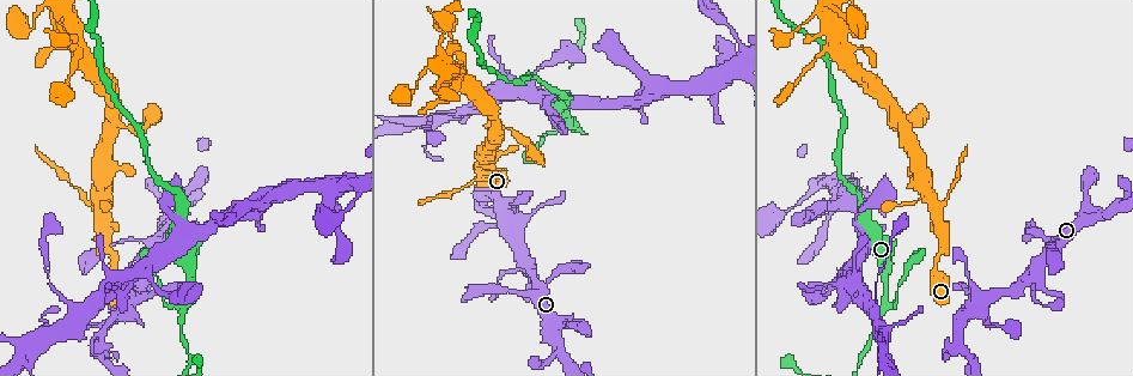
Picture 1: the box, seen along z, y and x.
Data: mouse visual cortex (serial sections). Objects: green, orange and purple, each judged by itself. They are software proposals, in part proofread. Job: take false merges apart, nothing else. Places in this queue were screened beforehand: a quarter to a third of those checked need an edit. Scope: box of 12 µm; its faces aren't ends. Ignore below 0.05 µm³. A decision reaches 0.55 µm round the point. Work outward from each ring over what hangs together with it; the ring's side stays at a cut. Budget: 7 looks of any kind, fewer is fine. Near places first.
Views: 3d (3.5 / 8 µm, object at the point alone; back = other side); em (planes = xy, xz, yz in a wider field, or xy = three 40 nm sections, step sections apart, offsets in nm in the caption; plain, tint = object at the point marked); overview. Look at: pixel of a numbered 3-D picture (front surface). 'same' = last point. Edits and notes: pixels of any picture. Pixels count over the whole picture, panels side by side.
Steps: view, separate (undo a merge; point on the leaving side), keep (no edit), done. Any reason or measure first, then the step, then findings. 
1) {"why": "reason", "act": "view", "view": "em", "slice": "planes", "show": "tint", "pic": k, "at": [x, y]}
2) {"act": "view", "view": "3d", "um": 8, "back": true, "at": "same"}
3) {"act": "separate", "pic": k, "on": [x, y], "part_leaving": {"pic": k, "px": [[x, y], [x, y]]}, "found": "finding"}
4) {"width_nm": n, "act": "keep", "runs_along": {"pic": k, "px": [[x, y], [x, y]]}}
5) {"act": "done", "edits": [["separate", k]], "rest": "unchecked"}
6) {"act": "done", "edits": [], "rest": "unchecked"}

{"why": "side arm on a straight run", "act": "view", "view": "3d", "um": 3.5, "pic": 1, "at": [186, 306]}

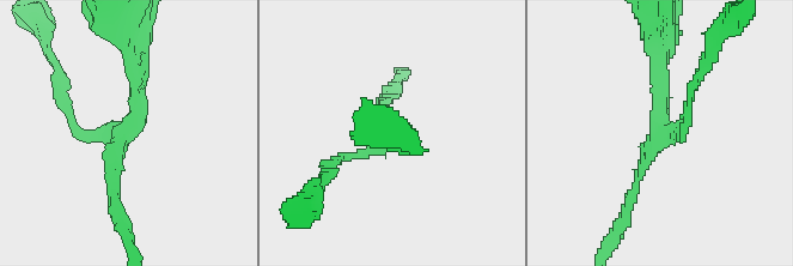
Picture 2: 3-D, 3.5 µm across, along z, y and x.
{"arms": 3, "arm_widths_nm": [100, 150, 200], "why": "shape alone is not enough", "act": "view", "view": "em", "slice": "planes", "show": "tint", "pic": 2, "at": [124, 130]}

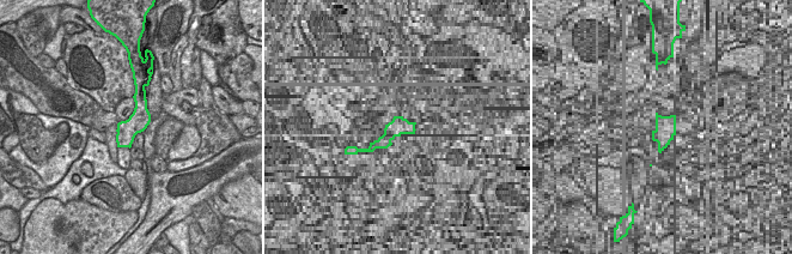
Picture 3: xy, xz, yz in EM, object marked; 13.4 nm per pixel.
{"act": "keep", "runs_along": {"pic": 2, "px": [[395, 132], [372, 151], [333, 159]]}, "found": "all the same cell"}

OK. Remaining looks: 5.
{"why": "three-way junction", "act": "view", "view": "3d", "um": 3.5, "pic": 1, "at": [937, 210]}

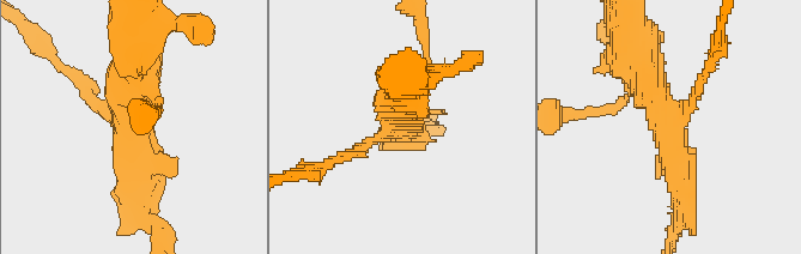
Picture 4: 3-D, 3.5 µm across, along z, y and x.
{"act": "view", "view": "em", "slice": "xy", "step": 5, "show": "tint", "pic": 4, "at": [128, 126]}

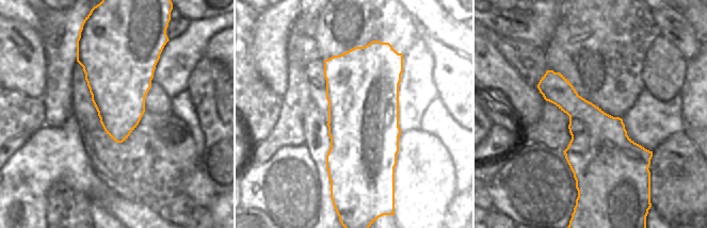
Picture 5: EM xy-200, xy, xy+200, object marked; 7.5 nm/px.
{"act": "separate", "pic": 4, "on": [347, 155], "part_leaving": {"pic": 4, "px": [[370, 141], [322, 169], [299, 171]]}, "found": "two cells meet here"}

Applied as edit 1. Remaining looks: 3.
{"why": "see it whole again", "act": "view", "view": "overview"}

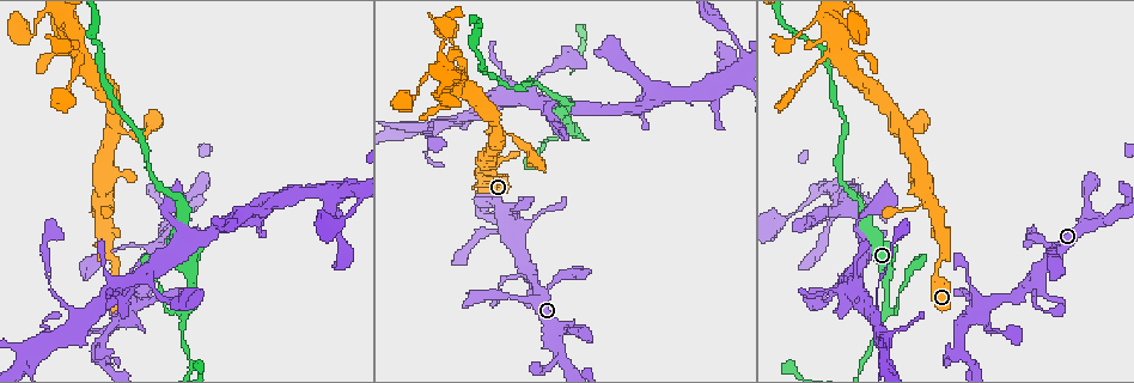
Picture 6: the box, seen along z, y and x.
{"why": "looks like a crossing", "act": "view", "view": "3d", "um": 3.5, "pic": 6, "at": [983, 306]}

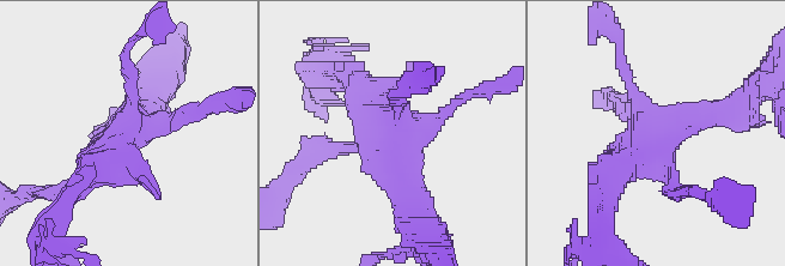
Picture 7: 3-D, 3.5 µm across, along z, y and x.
{"why": "shape alone is not enough", "act": "view", "view": "em", "slice": "xy", "step": 3, "show": "tint", "pic": 7, "at": [398, 133]}

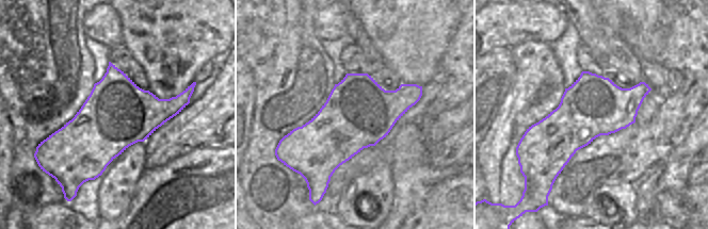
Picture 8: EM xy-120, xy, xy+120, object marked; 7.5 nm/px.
{"act": "keep", "runs_along": {"pic": 7, "px": [[734, 112], [665, 124], [610, 175]]}, "found": "all the same cell"}

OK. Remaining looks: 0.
{"act": "done", "edits": [["separate", 4]], "rest": "unchecked"}

